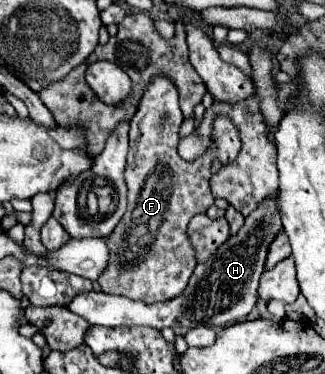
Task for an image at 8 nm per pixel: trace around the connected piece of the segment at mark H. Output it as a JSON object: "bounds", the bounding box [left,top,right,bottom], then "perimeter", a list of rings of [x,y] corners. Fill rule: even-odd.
{"bounds":[69,194,283,330],"perimeter":[[[277,194],[267,196],[247,218],[243,228],[235,234],[229,236],[215,252],[213,256],[213,264],[209,264],[209,260],[205,264],[197,264],[187,288],[183,290],[183,294],[167,300],[167,302],[155,302],[155,304],[145,304],[139,300],[129,300],[125,296],[105,296],[105,292],[87,292],[85,296],[77,296],[77,300],[73,300],[73,304],[69,304],[69,310],[81,318],[85,318],[89,324],[93,326],[151,326],[155,330],[163,330],[163,328],[175,328],[177,324],[183,324],[185,328],[197,328],[197,326],[207,326],[207,328],[221,328],[233,322],[243,320],[257,304],[257,288],[259,288],[259,276],[265,270],[265,258],[269,252],[271,242],[275,240],[277,232],[283,230],[281,224],[281,216],[277,210]]]}

